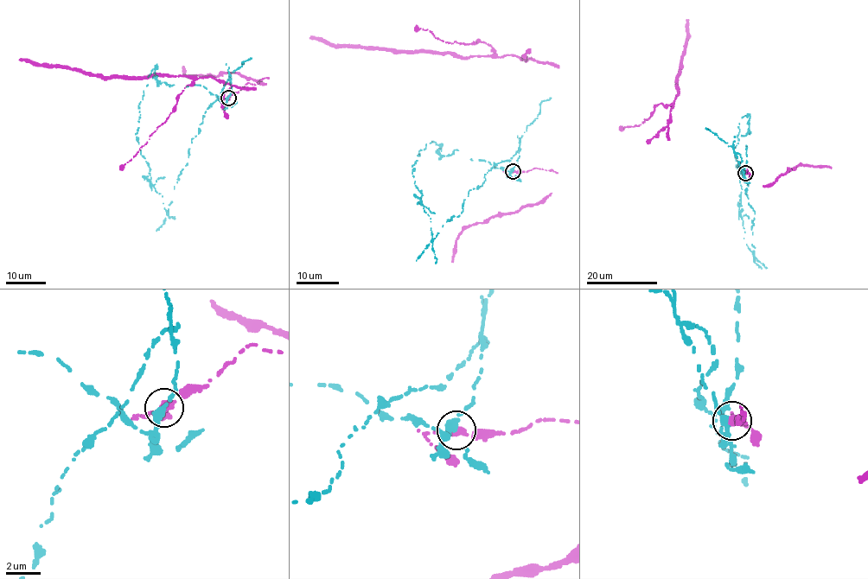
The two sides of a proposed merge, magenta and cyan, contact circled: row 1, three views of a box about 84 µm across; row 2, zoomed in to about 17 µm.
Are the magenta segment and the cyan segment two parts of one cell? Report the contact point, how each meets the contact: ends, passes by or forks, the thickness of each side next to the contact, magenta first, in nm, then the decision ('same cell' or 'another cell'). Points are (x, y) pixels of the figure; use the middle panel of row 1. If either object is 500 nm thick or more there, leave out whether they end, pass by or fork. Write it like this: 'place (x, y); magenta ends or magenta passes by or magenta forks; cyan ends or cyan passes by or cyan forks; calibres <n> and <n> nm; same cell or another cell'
place (513, 171); magenta passes by; cyan passes by; calibres 320 and 320 nm; another cell

